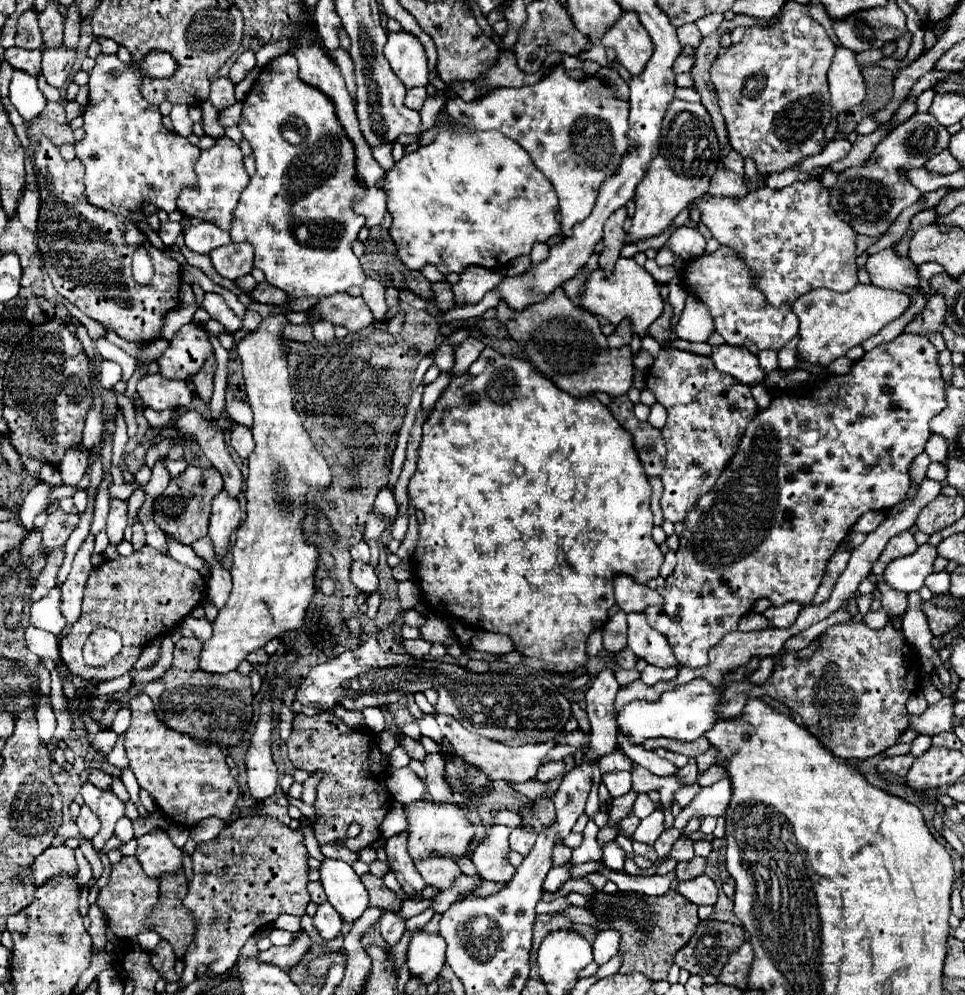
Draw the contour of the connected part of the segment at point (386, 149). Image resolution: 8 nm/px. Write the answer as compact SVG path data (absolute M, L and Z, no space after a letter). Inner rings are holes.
M387 143L381 147L373 147L373 157L385 171L389 171L395 165L393 155L391 155L391 145L387 145Z

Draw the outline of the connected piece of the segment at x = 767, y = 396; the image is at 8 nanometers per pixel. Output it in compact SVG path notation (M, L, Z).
M755 385L755 387L751 389L751 393L753 393L753 397L755 397L755 403L757 403L757 409L759 409L759 411L765 409L765 407L769 407L769 403L771 403L771 399L773 399L773 393L769 391L767 385Z

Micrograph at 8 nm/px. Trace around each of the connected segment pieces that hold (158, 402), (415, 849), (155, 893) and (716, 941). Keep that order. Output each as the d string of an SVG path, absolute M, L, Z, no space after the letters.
M161 373L145 375L137 383L137 393L145 401L147 407L153 407L157 411L187 407L193 399L193 393L191 393L187 381L165 379Z
M415 801L411 805L403 805L405 817L409 823L409 855L411 857L429 857L429 851L441 851L445 855L467 855L469 841L475 833L475 827L465 819L465 813L457 805L439 805L439 803L423 803Z
M123 857L121 863L111 865L111 875L107 885L99 891L97 905L107 917L107 925L113 929L113 933L119 939L133 941L133 937L141 931L145 931L145 919L149 917L153 905L159 897L159 879L149 879L141 867L139 861L133 857Z
M709 919L701 921L689 943L675 955L675 965L691 975L711 973L717 977L725 959L729 959L743 941L743 927Z

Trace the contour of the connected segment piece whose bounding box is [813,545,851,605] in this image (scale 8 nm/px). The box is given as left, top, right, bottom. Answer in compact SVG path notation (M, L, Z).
M841 545L841 547L837 549L837 553L833 555L833 559L829 561L827 575L825 575L821 587L817 589L817 595L813 597L813 605L821 605L821 603L825 603L825 599L829 599L829 595L831 595L831 591L833 591L839 575L841 575L841 573L845 571L845 567L847 567L849 557L851 557L851 553L845 551L845 545Z

